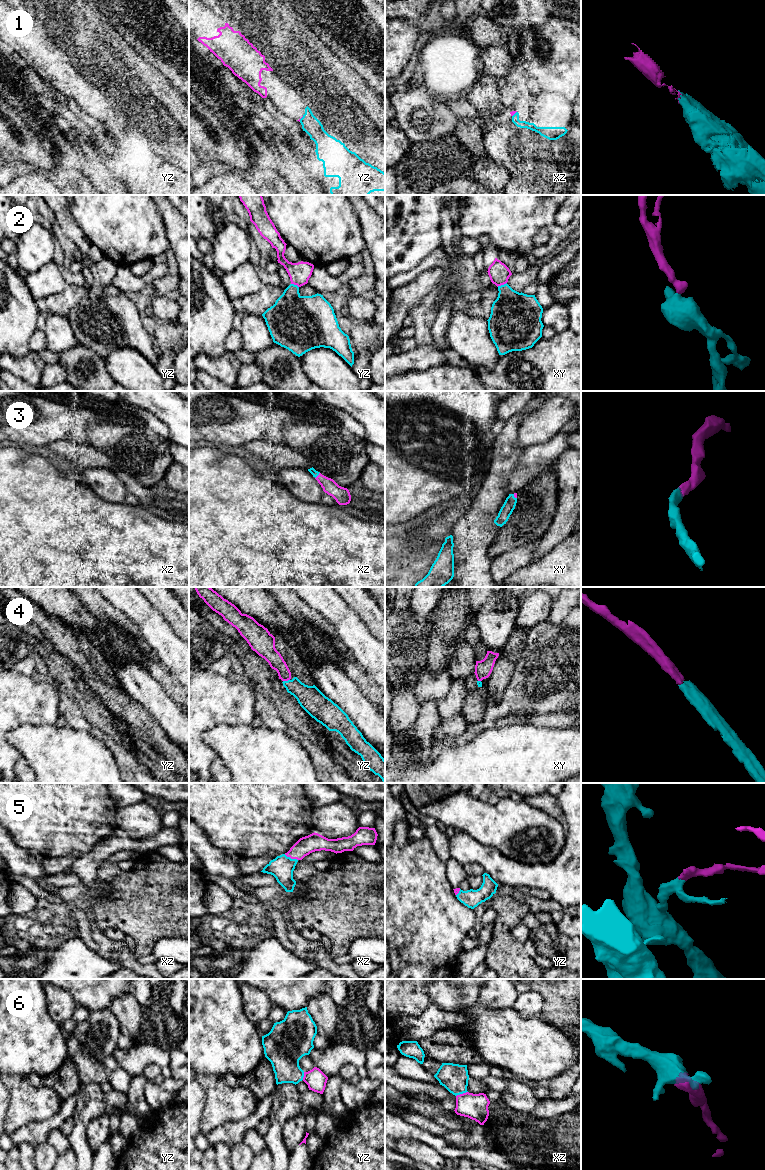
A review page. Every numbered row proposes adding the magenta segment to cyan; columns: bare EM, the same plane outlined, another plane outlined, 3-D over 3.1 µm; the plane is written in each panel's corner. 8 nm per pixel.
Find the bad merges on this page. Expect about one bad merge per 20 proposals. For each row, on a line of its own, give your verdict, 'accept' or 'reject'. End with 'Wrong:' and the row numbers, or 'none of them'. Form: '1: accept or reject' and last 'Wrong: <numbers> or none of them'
1: accept
2: accept
3: accept
4: accept
5: accept
6: accept
Wrong: none of them

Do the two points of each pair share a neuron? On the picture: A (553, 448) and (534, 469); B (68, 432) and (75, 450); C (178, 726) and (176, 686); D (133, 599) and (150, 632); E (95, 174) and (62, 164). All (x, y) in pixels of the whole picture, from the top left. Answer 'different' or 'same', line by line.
A: same
B: different
C: different
D: same
E: different

